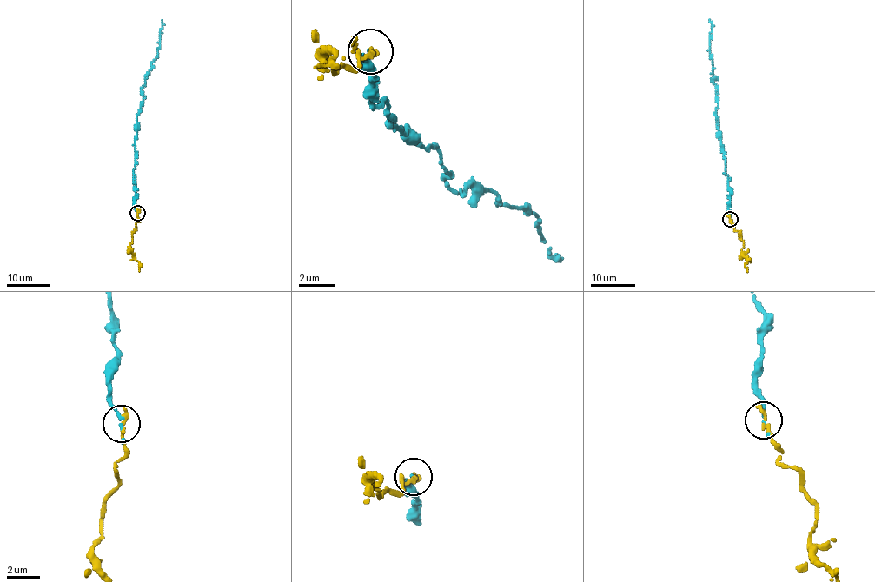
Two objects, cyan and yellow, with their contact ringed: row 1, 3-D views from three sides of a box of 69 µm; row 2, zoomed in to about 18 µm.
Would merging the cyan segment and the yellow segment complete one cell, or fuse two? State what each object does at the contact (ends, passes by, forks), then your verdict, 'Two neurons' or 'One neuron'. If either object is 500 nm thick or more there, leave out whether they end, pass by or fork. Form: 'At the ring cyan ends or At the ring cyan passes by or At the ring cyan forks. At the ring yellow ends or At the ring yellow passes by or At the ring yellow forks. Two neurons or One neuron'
At the ring cyan ends. At the ring yellow ends. Two neurons

